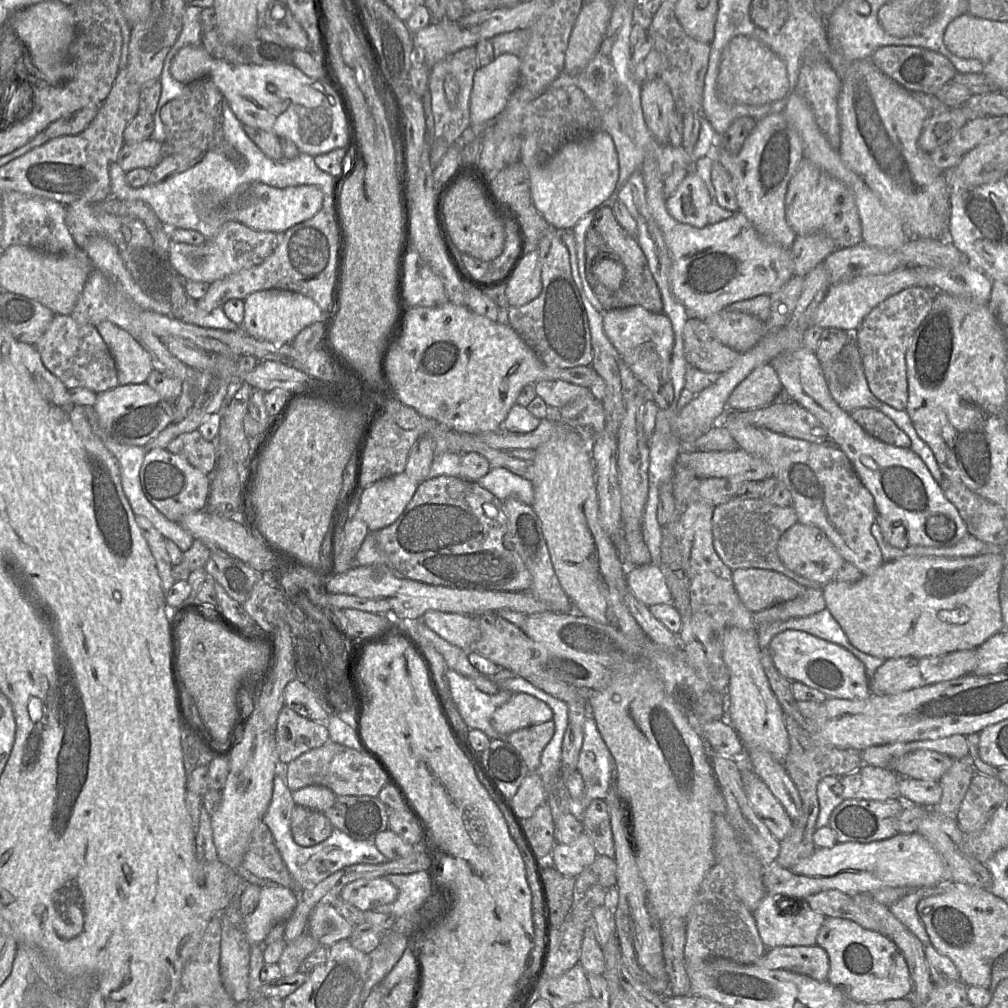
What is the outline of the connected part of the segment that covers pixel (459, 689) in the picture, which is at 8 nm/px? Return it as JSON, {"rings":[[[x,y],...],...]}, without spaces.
{"rings":[[[448,669],[446,678],[453,701],[457,710],[469,729],[479,729],[483,731],[490,739],[500,738],[491,724],[491,718],[497,708],[508,702],[513,692],[507,689],[500,689],[497,694],[491,695],[480,691],[477,686],[468,677],[465,677],[453,669]]]}

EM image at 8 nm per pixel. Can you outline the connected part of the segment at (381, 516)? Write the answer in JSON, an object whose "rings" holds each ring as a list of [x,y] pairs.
{"rings":[[[403,472],[364,488],[357,511],[369,531],[376,532],[393,524],[412,499],[418,485]]]}

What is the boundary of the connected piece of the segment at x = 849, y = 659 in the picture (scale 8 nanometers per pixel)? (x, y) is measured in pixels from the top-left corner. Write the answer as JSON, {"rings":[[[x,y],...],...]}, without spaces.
{"rings":[[[785,630],[771,639],[769,649],[775,667],[791,682],[801,682],[835,699],[863,699],[870,693],[864,664],[837,644],[804,631]]]}

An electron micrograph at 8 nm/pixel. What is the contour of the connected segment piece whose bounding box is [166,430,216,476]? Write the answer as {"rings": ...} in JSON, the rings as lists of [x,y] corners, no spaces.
{"rings":[[[198,430],[177,436],[166,449],[208,476],[216,466],[216,446],[213,442],[204,440]]]}

